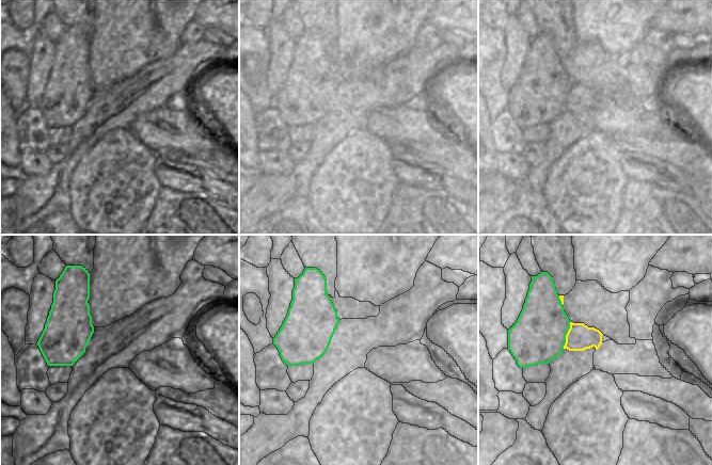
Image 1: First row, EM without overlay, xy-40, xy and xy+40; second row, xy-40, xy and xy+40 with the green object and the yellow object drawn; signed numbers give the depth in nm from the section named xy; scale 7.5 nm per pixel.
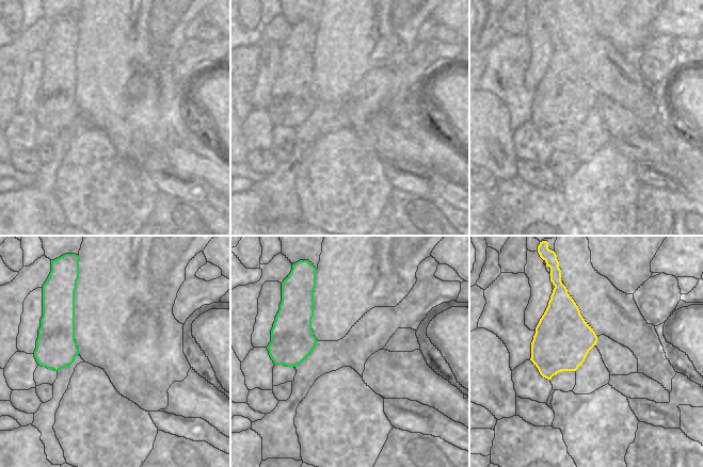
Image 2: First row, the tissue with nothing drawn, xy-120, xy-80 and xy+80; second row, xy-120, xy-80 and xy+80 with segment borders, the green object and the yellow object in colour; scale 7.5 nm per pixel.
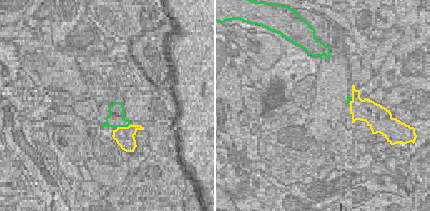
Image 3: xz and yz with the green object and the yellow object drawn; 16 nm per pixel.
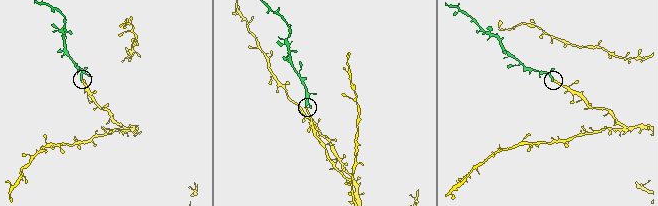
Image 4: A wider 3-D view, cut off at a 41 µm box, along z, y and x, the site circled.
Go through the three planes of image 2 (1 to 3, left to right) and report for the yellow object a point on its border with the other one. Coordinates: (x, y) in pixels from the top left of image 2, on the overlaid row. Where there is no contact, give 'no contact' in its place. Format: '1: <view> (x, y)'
1: no contact
2: no contact
3: no contact

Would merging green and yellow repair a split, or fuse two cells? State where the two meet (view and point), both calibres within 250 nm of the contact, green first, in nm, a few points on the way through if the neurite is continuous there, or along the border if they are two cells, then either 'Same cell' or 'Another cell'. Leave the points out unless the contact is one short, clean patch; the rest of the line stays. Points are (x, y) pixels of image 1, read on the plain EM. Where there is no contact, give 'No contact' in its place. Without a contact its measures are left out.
Touches green at xy+40 (566, 95). Thickness 400 nm (green) against 200 nm. Path across: xy+40 (538, 97), (566, 95), (580, 98). Same cell.

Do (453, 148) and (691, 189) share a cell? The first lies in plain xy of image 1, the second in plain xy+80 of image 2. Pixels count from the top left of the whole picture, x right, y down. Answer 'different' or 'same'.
different

